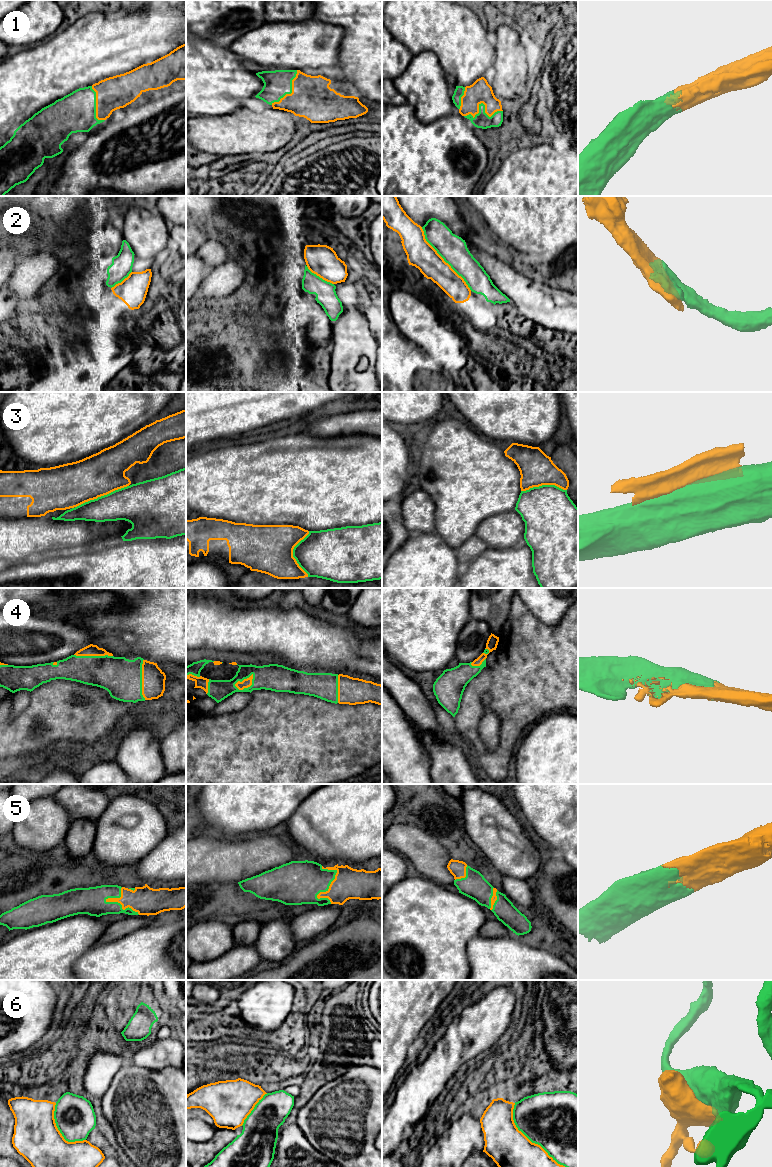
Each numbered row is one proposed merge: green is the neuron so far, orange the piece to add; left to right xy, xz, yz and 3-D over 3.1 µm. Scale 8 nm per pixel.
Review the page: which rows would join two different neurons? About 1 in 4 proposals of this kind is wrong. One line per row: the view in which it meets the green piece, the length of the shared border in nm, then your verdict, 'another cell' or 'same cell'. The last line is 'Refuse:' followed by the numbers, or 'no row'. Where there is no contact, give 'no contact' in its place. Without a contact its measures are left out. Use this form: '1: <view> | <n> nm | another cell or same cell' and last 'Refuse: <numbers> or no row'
1: yz | 320 nm | same cell
2: yz | 650 nm | another cell
3: xy | 460 nm | another cell
4: xz | 180 nm | same cell
5: xz | 320 nm | same cell
6: yz | 650 nm | same cell
Refuse: 2, 3

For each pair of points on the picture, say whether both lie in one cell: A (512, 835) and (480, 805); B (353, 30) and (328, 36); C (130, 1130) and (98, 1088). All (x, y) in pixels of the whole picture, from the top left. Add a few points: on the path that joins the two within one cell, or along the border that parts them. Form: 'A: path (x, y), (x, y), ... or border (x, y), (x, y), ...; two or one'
A: path (504, 829), (488, 813); one
B: border (324, 21), (343, 29), (339, 55); two
C: border (115, 1075), (101, 1099); two

